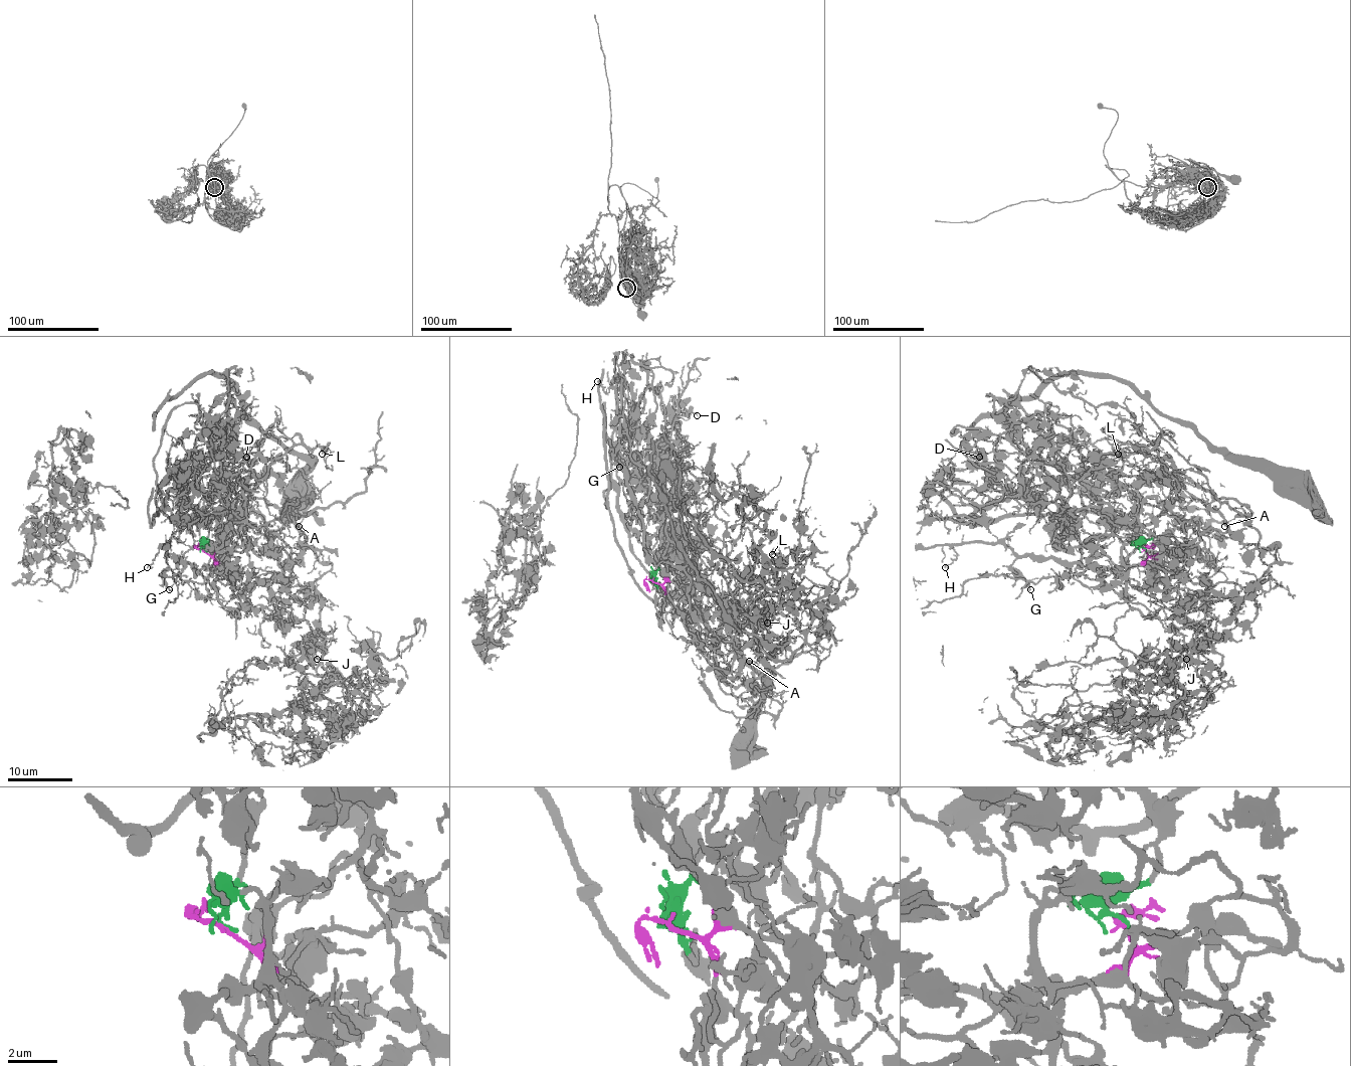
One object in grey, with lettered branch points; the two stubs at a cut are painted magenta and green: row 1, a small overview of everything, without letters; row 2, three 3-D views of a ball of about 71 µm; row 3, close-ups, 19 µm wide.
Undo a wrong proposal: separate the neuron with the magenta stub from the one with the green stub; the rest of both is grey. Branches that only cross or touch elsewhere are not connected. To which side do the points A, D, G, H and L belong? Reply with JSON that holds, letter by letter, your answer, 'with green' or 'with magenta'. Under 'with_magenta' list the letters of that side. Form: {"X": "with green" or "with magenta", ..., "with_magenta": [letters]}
{"A": "with green", "D": "with green", "G": "with magenta", "H": "with magenta", "L": "with green", "with_magenta": ["G", "H"]}

